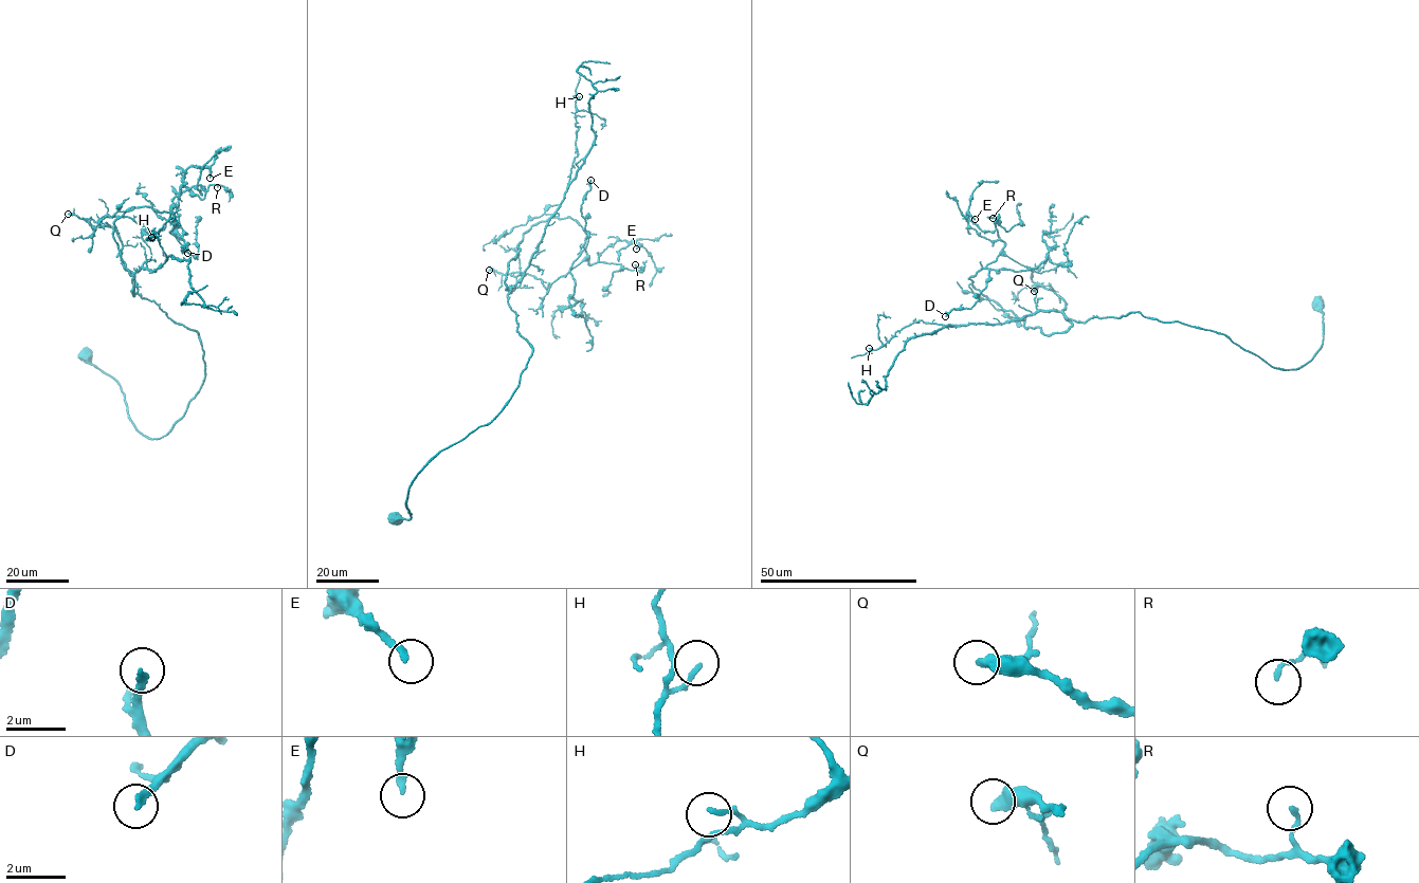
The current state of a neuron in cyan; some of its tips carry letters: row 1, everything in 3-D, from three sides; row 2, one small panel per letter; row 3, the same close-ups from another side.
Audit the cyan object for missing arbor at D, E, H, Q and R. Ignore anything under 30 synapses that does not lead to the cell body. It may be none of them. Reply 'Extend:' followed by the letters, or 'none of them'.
Extend: D

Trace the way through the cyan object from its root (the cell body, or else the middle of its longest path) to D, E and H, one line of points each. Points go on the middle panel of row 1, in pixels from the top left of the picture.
D: (395, 519), (411, 518), (426, 464), (519, 385), (532, 348), (508, 262), (552, 218), (586, 238), (590, 180)
E: (395, 519), (519, 385), (532, 348), (505, 281), (525, 232), (570, 217), (590, 264), (636, 249)
H: (395, 519), (411, 518), (407, 492), (426, 464), (519, 385), (532, 348), (508, 294), (567, 188), (579, 96)

